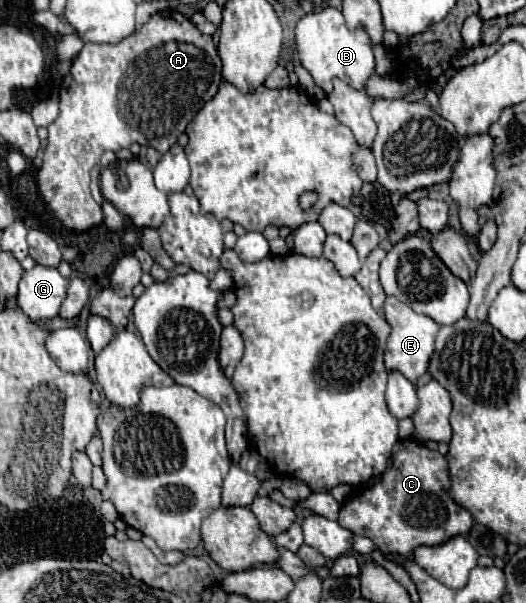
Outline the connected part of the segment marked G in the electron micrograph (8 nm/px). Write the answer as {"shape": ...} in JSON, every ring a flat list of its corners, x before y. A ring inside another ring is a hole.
{"shape":[[36,264,24,272,18,288,18,306,30,320,50,320,60,314,68,280,56,270]]}

